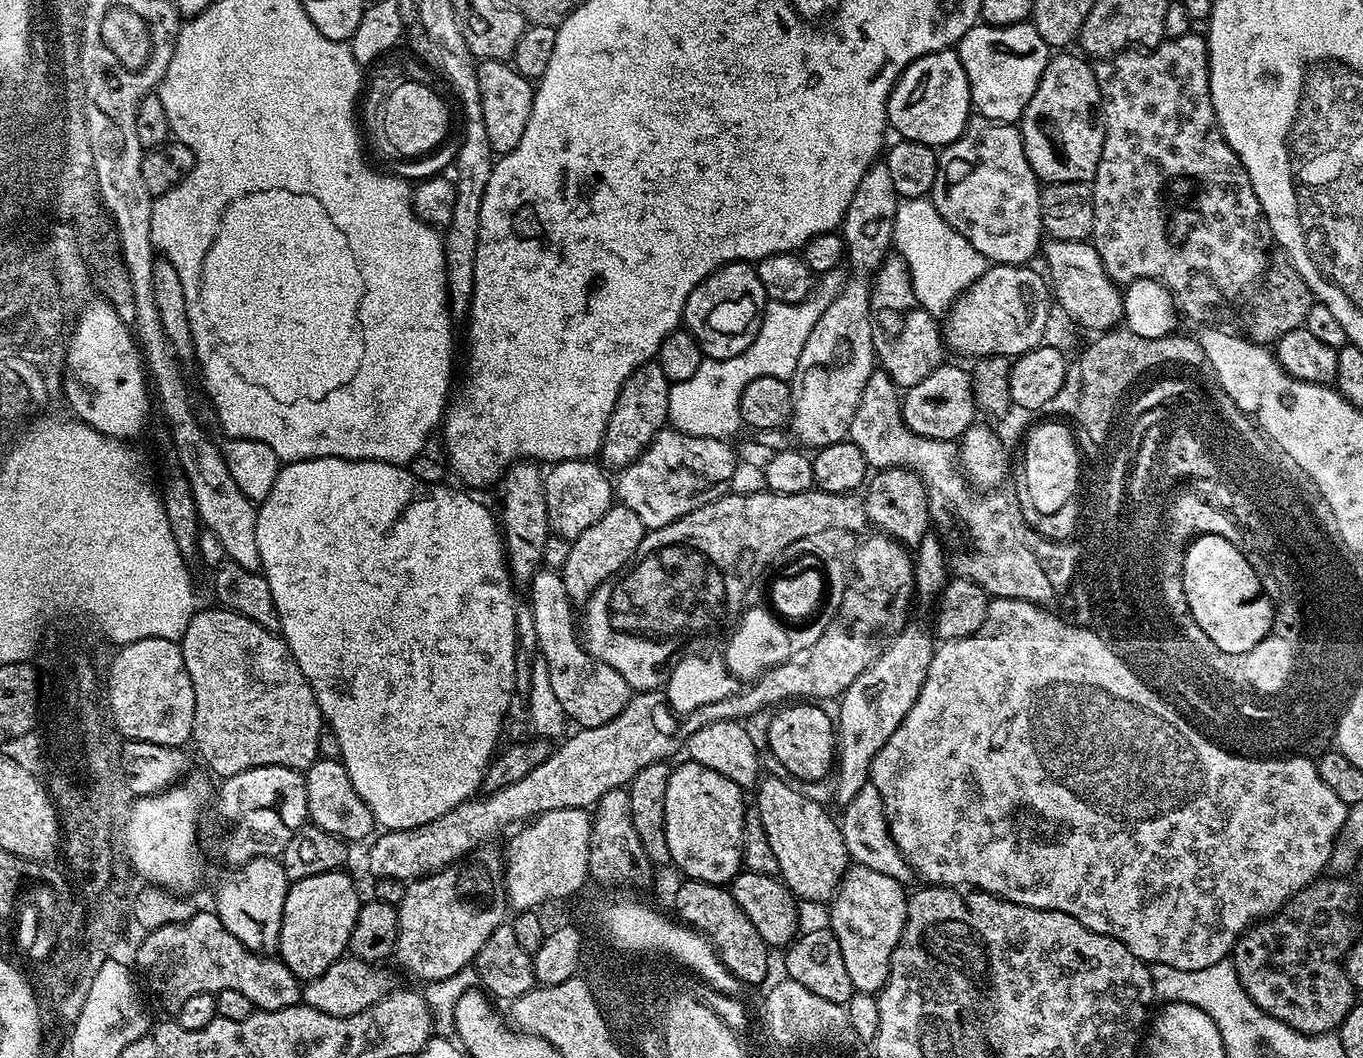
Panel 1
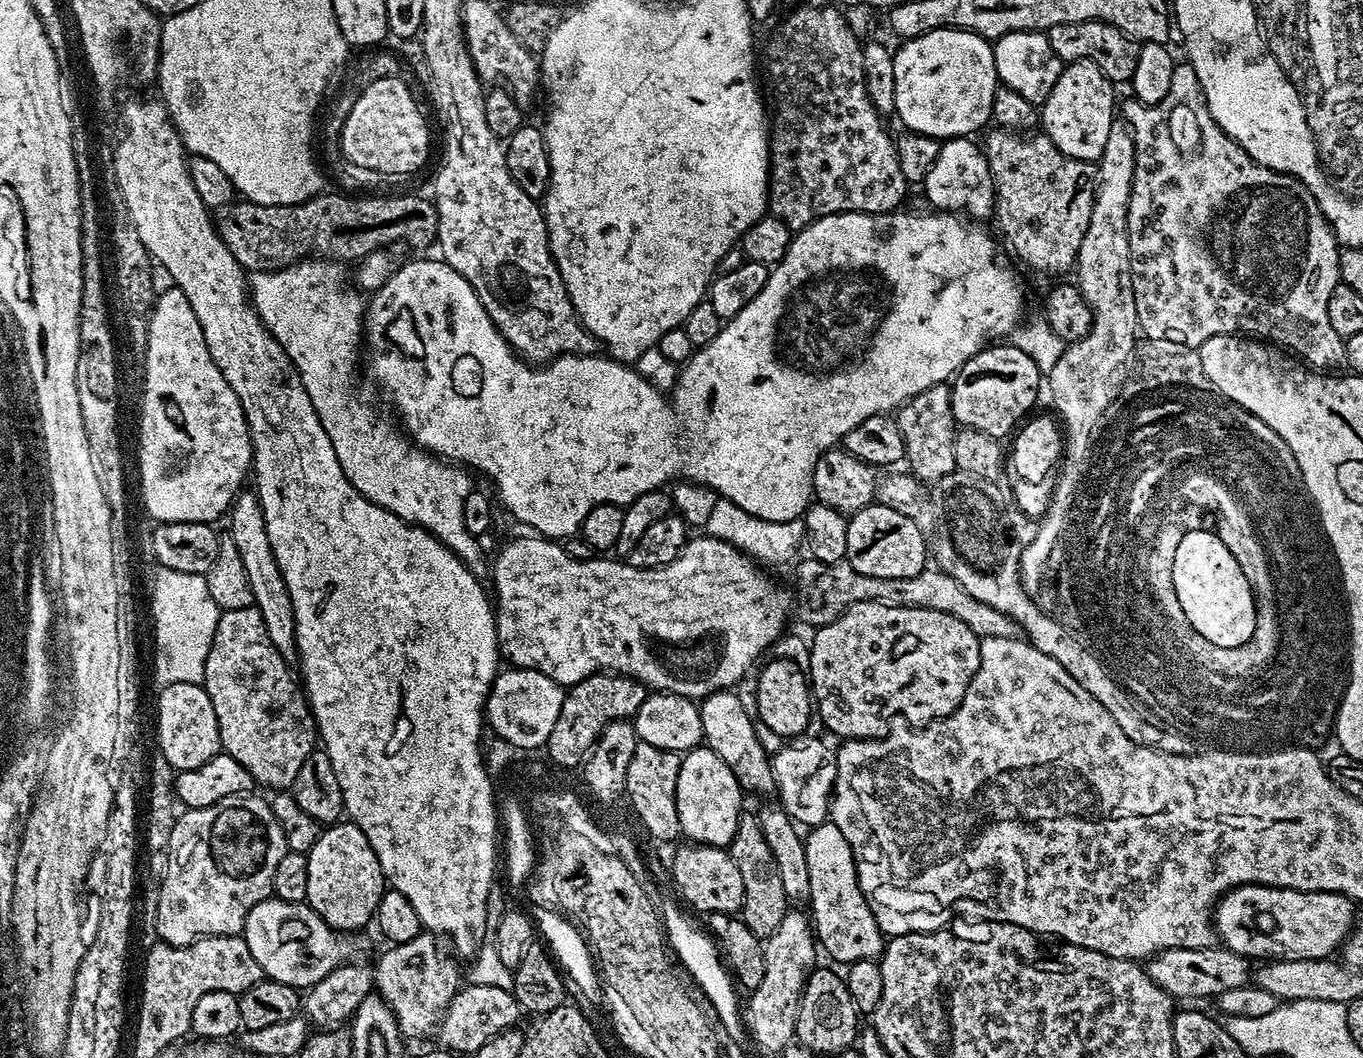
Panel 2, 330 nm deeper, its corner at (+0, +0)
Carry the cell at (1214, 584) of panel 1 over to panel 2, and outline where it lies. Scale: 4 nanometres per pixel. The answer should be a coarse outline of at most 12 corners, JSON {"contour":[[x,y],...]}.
{"contour":[[1215,531],[1177,539],[1173,574],[1206,642],[1242,646],[1256,603]]}

